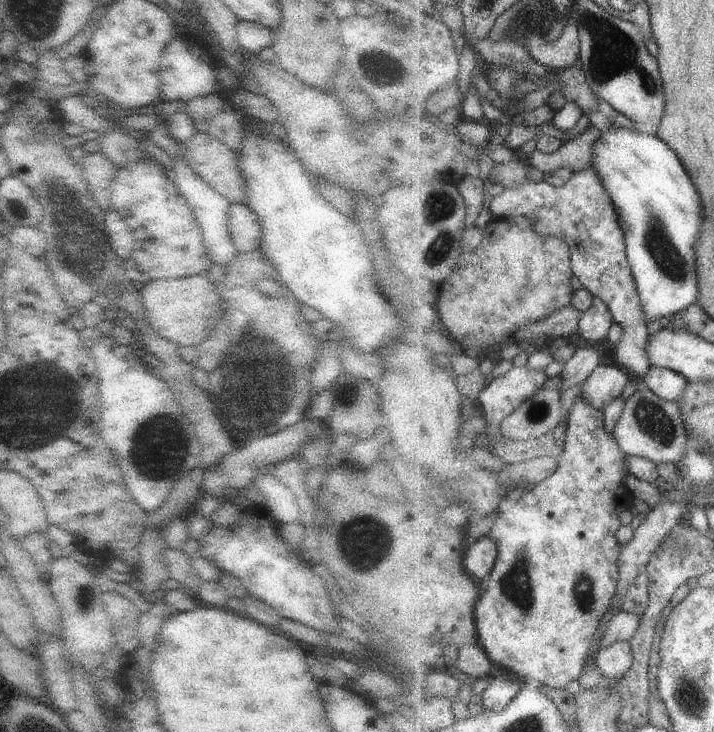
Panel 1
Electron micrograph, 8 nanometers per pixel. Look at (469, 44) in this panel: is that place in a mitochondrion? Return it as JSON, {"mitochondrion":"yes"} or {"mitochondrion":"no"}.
{"mitochondrion":"no"}

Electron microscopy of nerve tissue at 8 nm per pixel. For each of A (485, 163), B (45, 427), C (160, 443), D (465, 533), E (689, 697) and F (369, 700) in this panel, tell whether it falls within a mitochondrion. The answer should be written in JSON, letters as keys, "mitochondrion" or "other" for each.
{"A":"other","B":"mitochondrion","C":"mitochondrion","D":"other","E":"mitochondrion","F":"other"}

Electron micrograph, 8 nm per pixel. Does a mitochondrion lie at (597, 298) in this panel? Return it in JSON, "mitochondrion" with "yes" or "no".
{"mitochondrion":"no"}

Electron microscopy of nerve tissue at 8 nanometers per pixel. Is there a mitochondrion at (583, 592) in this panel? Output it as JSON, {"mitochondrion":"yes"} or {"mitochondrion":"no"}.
{"mitochondrion":"yes"}

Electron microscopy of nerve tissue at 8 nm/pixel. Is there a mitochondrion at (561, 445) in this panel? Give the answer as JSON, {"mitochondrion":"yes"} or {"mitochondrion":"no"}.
{"mitochondrion":"no"}

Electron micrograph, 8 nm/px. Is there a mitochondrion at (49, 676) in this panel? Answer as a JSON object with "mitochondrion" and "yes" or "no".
{"mitochondrion":"no"}

